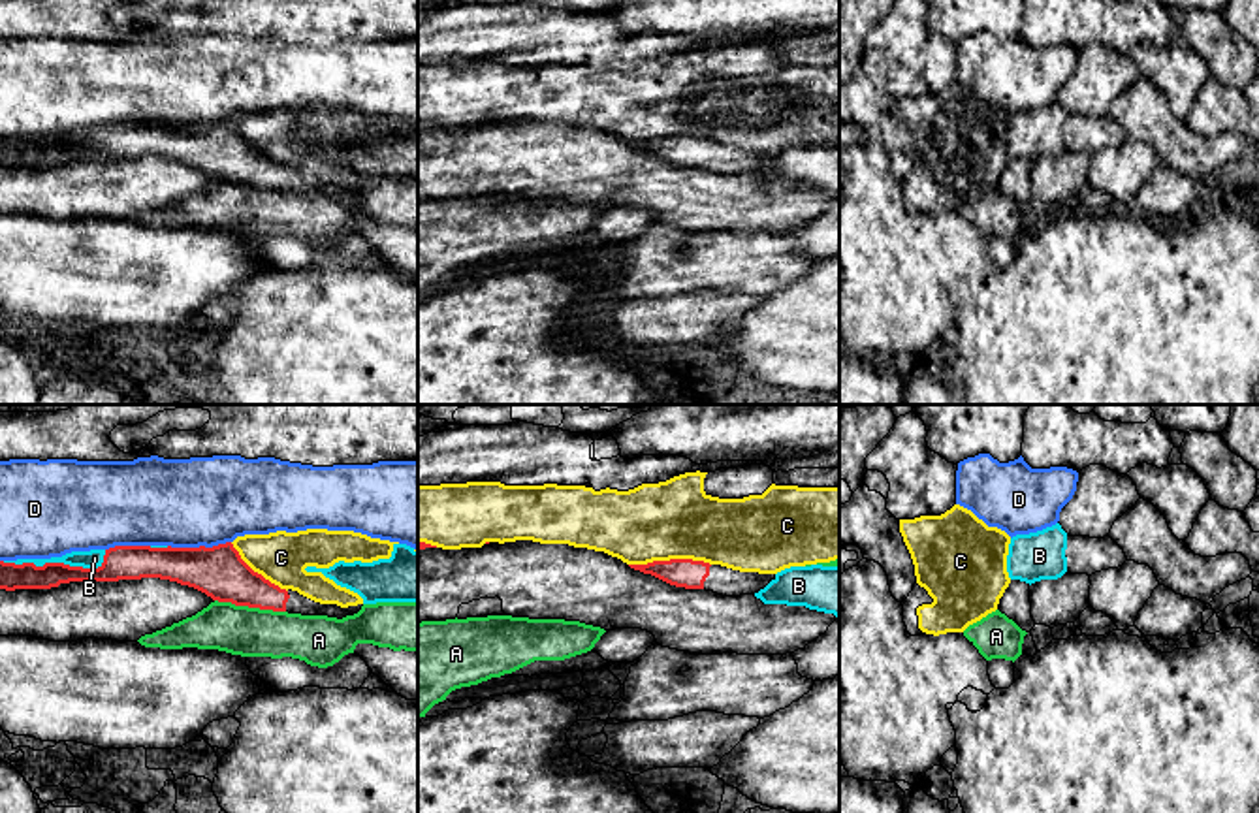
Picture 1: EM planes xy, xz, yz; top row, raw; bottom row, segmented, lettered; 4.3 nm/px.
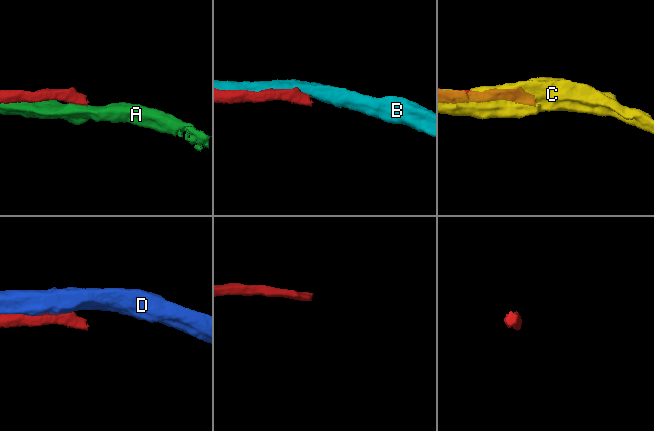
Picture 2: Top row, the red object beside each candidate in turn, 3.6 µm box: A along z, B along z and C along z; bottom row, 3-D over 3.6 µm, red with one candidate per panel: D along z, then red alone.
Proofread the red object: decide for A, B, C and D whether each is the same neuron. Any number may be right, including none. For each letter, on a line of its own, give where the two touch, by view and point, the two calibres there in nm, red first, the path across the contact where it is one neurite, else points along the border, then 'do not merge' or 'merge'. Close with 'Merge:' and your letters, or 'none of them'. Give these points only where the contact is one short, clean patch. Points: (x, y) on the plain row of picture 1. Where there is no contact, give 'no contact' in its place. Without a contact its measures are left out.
A: xy (251, 185) | 220/220 nm | along xy (215, 177), (285, 191) | do not merge
B: xy (57, 142) | 120/80 nm | do not merge
C: xz (670, 138) | 130/340 nm | do not merge
D: xy (200, 125) | 220/380 nm | do not merge
Merge: none of them

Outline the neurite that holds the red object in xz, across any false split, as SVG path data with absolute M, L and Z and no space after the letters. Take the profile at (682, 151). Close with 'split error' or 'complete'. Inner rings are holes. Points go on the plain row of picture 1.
M693 137L653 139L629 145L676 166L706 167L723 175L755 173L775 158L775 152L740 151Z; split error

